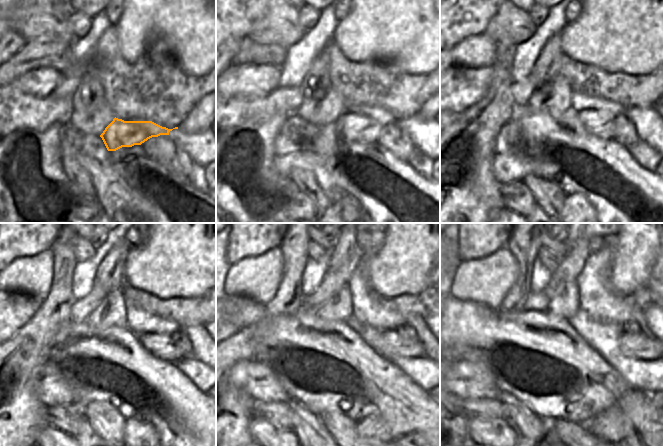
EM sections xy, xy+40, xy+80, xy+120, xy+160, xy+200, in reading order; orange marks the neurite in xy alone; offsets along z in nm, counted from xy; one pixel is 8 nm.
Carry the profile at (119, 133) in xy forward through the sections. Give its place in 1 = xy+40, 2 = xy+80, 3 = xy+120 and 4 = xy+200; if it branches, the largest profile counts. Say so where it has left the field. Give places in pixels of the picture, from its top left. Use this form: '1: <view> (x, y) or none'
1: xy+40 (352, 127)
2: xy+80 (603, 124)
3: xy+120 (173, 347)
4: xy+200 (633, 343)

